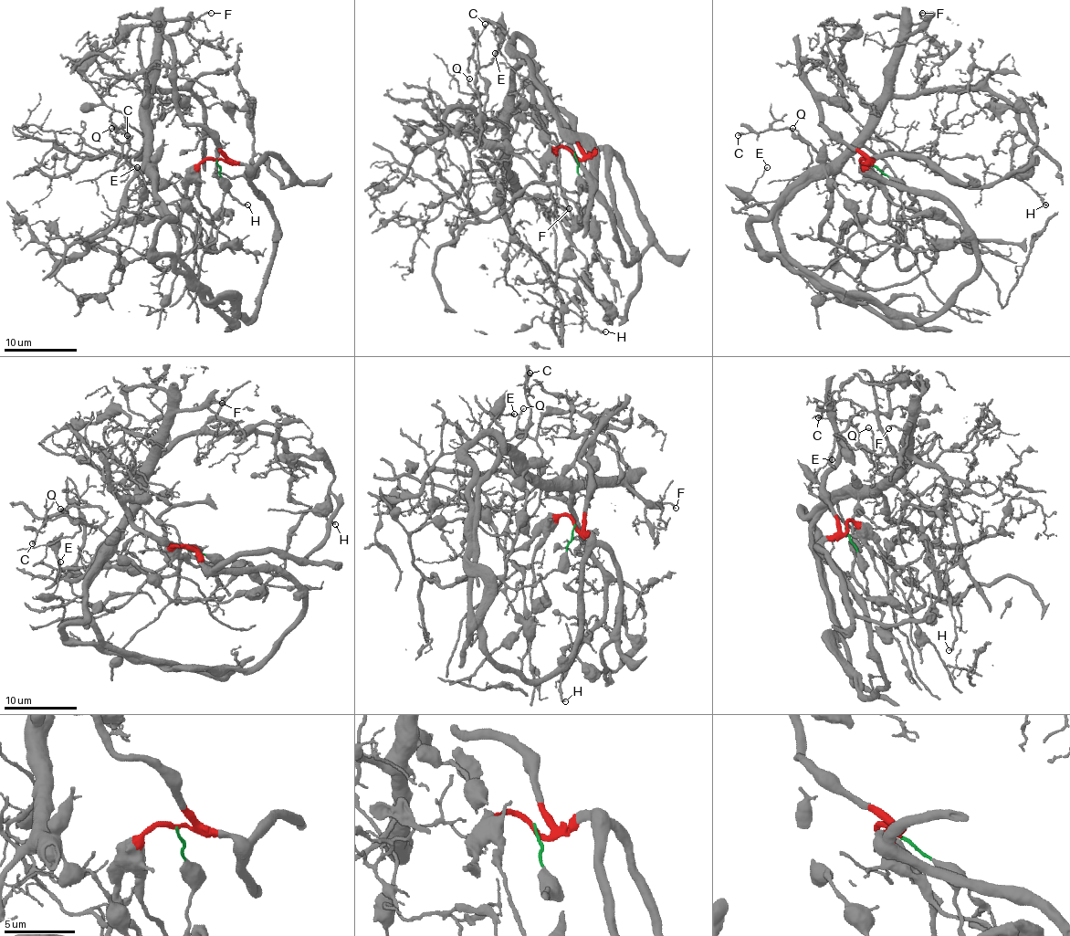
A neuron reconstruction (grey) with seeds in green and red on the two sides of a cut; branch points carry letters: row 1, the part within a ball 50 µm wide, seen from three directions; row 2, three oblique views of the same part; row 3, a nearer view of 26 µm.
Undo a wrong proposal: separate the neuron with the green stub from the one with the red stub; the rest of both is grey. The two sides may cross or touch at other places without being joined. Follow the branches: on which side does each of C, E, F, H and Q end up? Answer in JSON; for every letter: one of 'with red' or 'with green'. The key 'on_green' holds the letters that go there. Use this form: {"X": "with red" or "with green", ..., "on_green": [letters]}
{"C": "with red", "E": "with green", "F": "with red", "H": "with red", "Q": "with red", "on_green": ["E"]}

